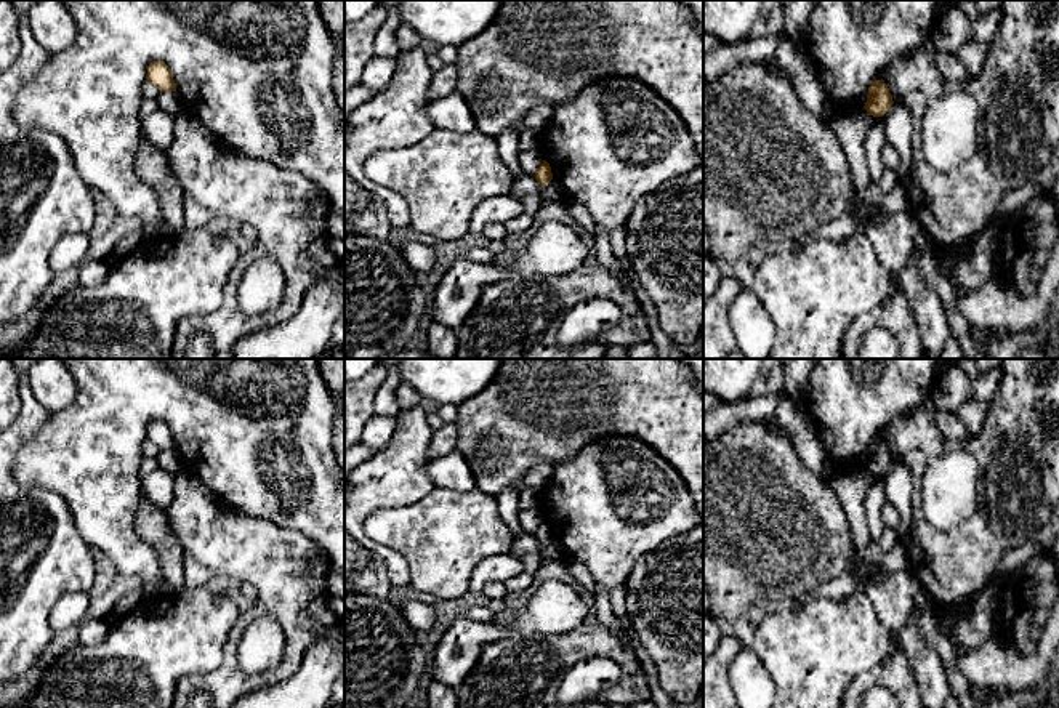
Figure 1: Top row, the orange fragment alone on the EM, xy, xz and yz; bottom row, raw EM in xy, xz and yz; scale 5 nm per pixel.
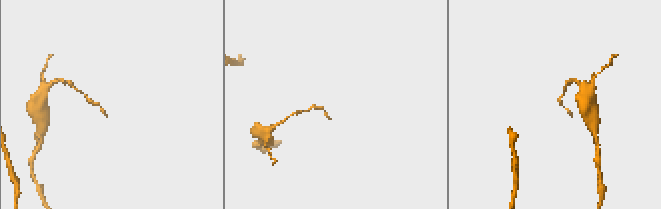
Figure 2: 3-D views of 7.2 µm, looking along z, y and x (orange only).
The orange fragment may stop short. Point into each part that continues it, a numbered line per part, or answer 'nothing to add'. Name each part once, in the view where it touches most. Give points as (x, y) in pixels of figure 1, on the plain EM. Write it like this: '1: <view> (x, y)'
nothing to add

